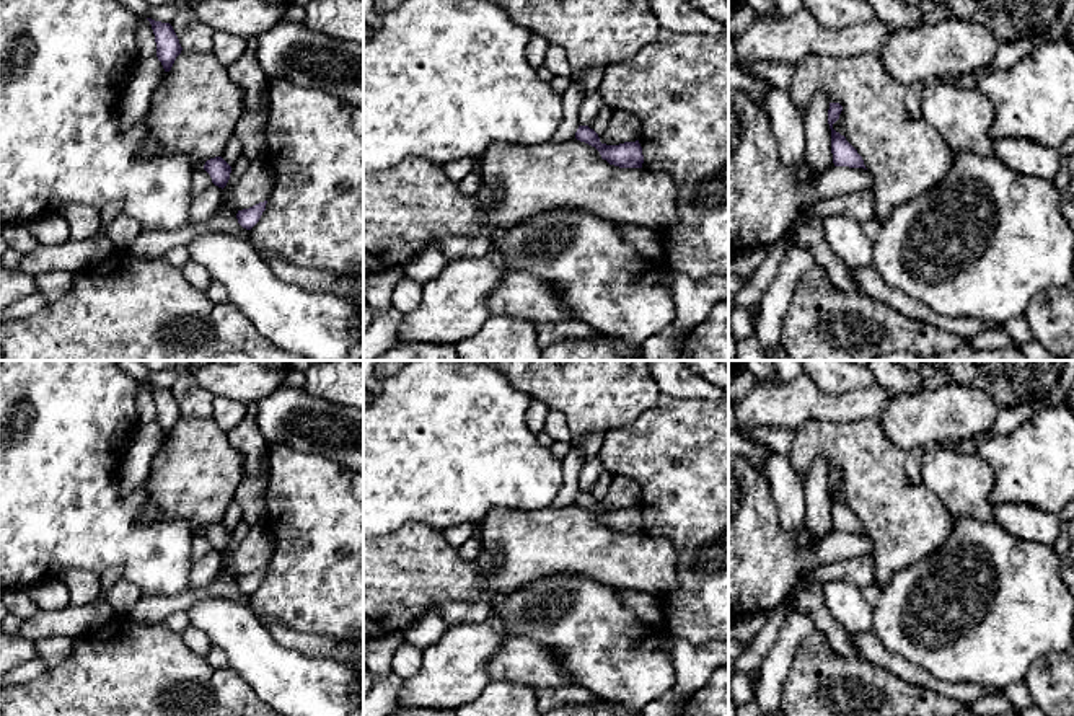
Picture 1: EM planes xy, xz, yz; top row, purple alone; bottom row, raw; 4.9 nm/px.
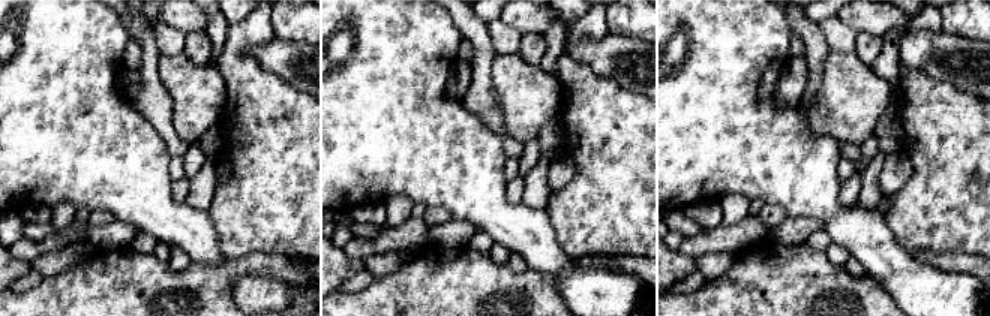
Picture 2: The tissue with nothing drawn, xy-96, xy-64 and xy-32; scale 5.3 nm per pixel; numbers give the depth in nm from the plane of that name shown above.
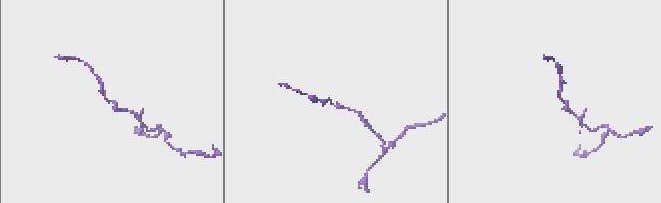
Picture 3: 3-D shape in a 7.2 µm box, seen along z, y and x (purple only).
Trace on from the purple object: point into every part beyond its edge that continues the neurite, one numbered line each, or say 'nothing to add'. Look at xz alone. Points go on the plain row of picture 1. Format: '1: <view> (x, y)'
nothing to add

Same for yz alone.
nothing to add

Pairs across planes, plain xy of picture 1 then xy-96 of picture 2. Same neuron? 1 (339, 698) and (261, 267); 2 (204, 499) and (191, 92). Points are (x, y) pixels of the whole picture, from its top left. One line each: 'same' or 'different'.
1: different
2: same

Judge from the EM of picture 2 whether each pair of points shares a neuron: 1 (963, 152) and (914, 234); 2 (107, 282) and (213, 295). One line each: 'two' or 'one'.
1: one
2: one

